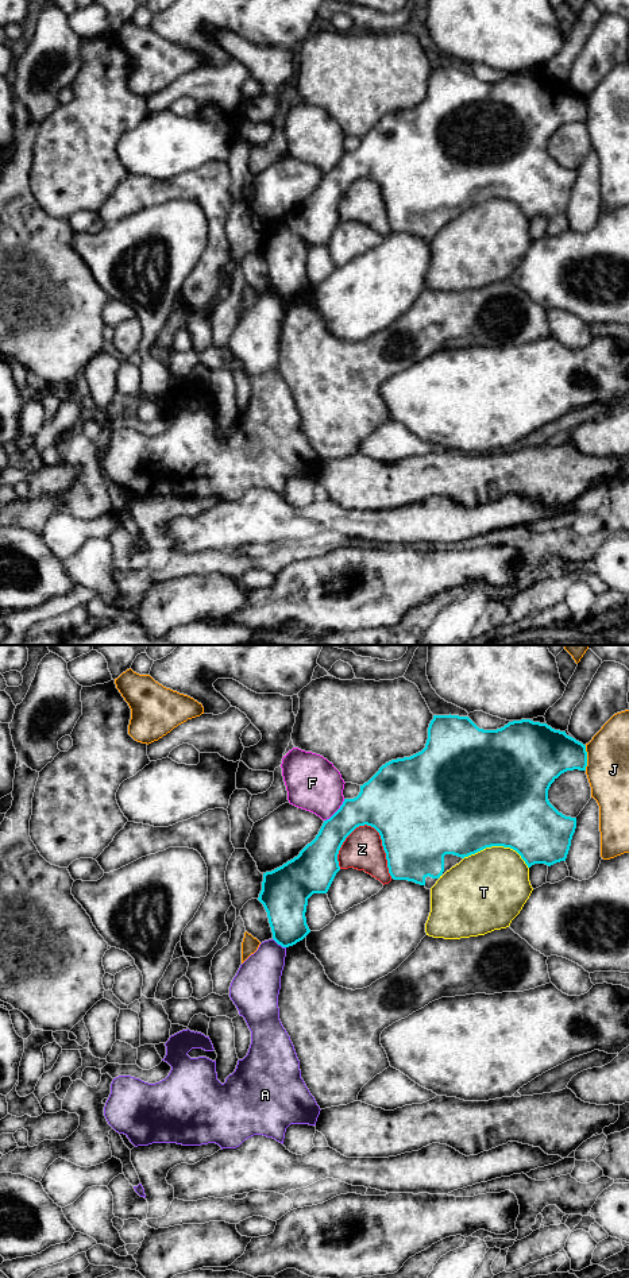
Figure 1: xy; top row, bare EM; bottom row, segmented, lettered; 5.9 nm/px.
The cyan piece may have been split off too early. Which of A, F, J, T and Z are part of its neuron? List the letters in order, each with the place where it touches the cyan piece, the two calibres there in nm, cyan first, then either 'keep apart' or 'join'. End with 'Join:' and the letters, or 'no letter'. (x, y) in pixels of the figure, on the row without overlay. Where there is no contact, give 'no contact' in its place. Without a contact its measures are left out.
A: contact xy (280, 296); calibres 260 and 260 nm; keep apart
F: contact xy (336, 163); calibres 260 and 320 nm; keep apart
J: contact xy (586, 109); calibres 320 and 260 nm; keep apart
T: contact xy (498, 197); calibres 500 and 440 nm; keep apart
Z: contact xy (382, 197); calibres 480 and 240 nm; keep apart
Join: no letter

